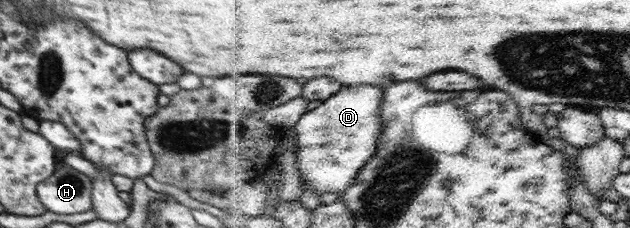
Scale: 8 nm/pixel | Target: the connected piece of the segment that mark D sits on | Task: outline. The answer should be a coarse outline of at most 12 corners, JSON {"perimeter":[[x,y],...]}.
{"perimeter":[[350,86],[295,126],[304,188],[346,194],[384,140],[386,92]]}

